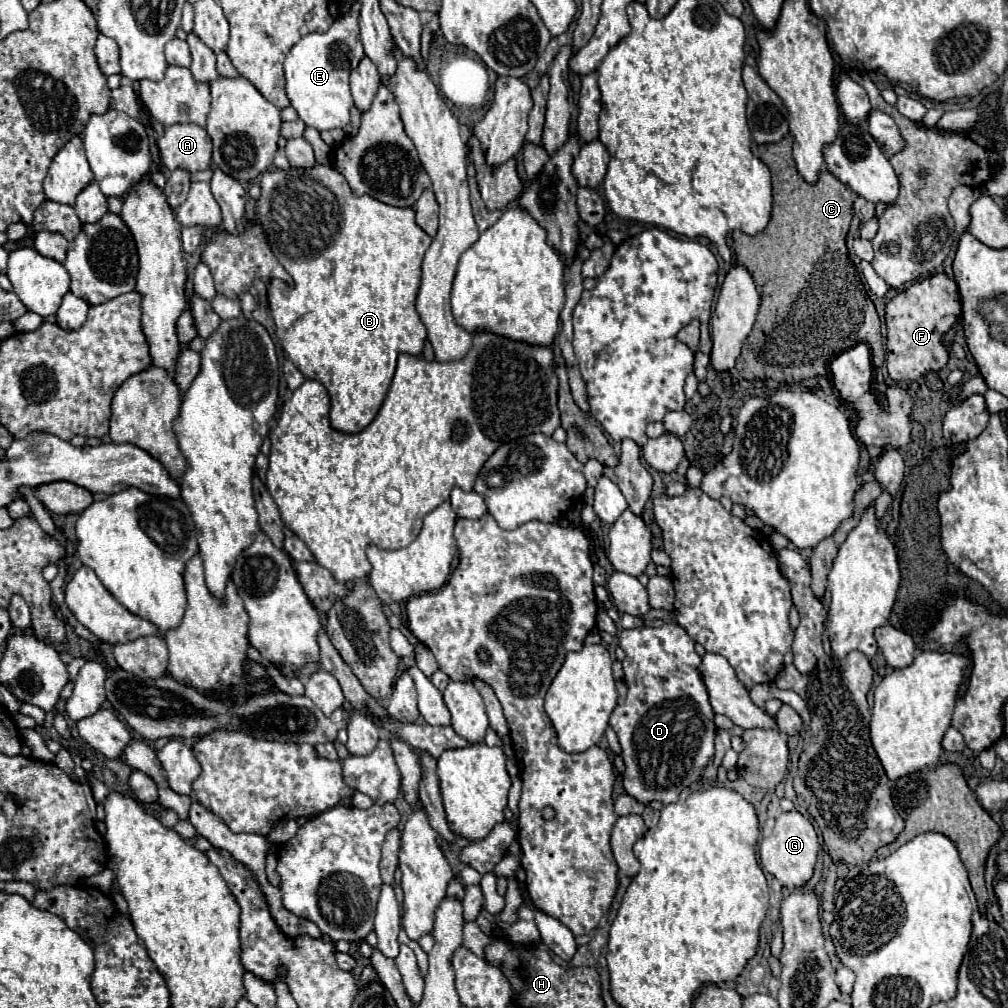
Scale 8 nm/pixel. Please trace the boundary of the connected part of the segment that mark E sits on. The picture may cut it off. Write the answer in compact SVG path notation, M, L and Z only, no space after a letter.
M360 1L352 5L348 15L336 19L326 33L308 33L304 35L292 51L286 55L284 73L286 73L286 93L290 105L298 111L298 117L318 131L346 127L350 123L352 95L348 87L348 77L352 69L358 67L364 57L362 43L358 39L358 11Z

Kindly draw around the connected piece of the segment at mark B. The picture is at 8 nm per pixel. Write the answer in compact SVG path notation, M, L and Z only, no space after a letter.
M316 165L312 169L290 167L286 171L282 171L282 169L266 171L266 173L262 173L260 189L262 189L262 195L260 195L258 205L256 205L256 221L264 227L264 231L268 235L268 243L272 247L272 253L276 255L280 265L288 271L288 275L292 275L292 281L294 281L294 285L284 285L284 281L280 281L280 279L272 279L268 283L268 307L270 307L270 315L272 315L276 326L276 337L278 337L280 345L284 347L288 359L302 371L302 375L308 379L316 379L316 381L324 383L324 387L328 389L330 403L332 403L332 407L330 407L332 427L338 431L344 431L344 433L358 433L364 427L368 427L372 423L372 419L376 417L376 413L378 413L378 409L380 409L380 405L388 393L388 387L392 383L392 375L396 369L396 357L400 353L420 355L424 349L426 327L424 327L424 323L416 311L416 295L418 295L418 287L420 287L422 255L430 247L432 239L416 225L414 209L392 207L392 205L386 205L378 199L372 199L370 195L362 195L362 197L352 195L346 179L330 165Z

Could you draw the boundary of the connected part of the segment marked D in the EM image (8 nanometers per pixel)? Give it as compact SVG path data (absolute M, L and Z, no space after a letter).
M674 621L664 623L662 627L644 625L630 631L620 631L618 639L620 647L626 653L622 667L626 673L624 679L628 685L628 695L626 701L612 711L610 725L620 739L622 759L626 765L626 771L622 775L624 791L644 805L648 801L662 801L664 805L674 803L674 799L678 799L686 787L700 779L706 765L714 759L716 725L706 687L702 683L702 677L698 675L700 655L694 651L694 641L686 633L686 629Z

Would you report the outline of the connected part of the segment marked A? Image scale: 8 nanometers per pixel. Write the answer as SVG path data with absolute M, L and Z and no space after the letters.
M194 123L170 125L158 139L162 163L174 171L178 167L192 173L208 169L212 161L212 139L206 129Z

